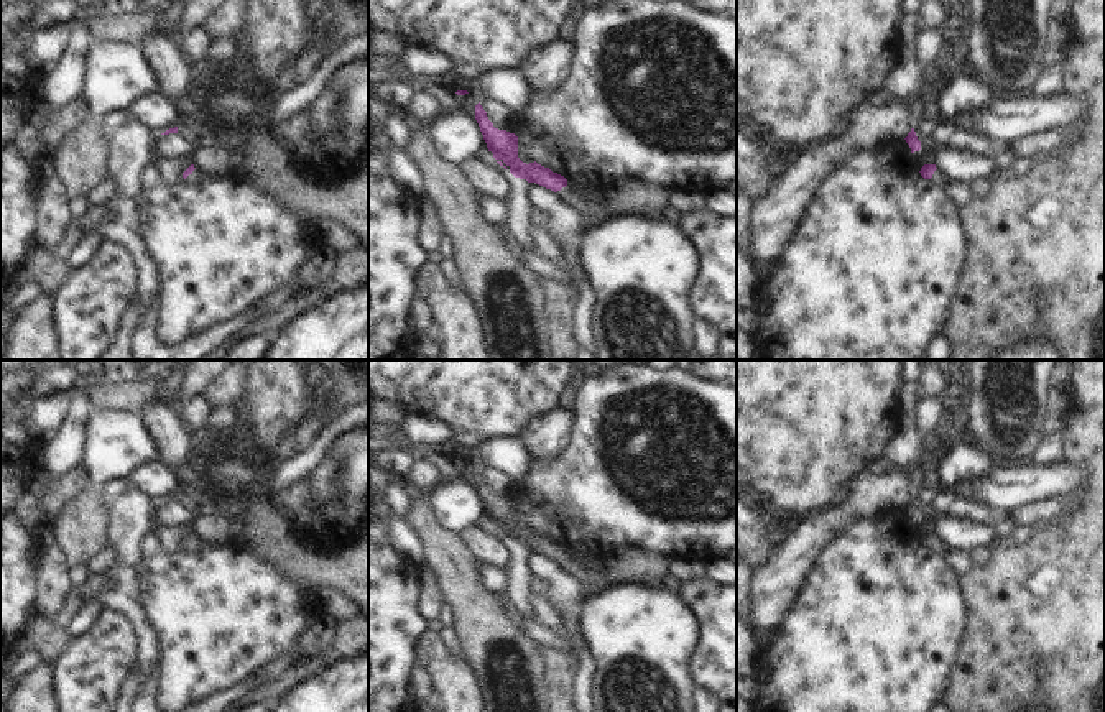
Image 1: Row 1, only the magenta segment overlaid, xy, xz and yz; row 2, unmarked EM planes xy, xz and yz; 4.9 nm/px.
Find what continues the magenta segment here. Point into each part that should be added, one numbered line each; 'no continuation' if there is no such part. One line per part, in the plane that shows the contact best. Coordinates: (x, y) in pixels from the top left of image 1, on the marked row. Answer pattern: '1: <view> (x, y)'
1: xy (196, 178)

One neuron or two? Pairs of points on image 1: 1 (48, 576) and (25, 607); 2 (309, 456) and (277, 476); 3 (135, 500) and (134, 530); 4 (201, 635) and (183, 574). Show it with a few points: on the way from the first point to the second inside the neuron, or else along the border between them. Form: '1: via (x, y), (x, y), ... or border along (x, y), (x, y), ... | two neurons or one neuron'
1: border along (45, 553), (40, 558), (38, 614) | two neurons
2: via (301, 464), (285, 474) | one neuron
3: via (135, 507), (134, 523) | one neuron
4: via (201, 620), (201, 607), (183, 589) | one neuron

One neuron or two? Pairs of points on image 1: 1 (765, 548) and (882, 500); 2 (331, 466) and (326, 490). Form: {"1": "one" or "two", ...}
{"1": "two", "2": "one"}

